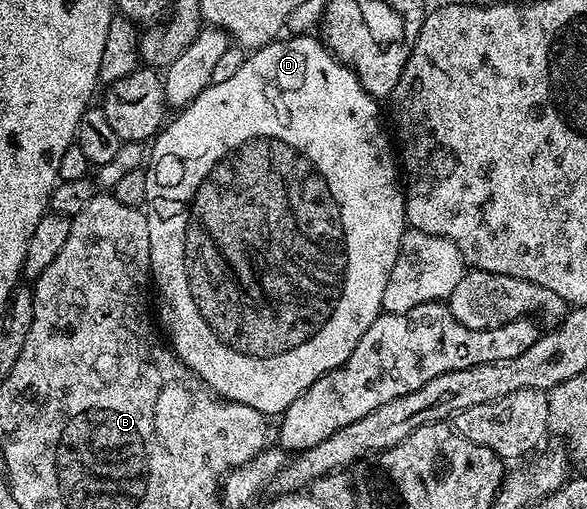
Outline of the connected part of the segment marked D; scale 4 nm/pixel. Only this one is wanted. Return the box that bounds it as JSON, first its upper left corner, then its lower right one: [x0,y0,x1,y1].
[143,35,407,415]

